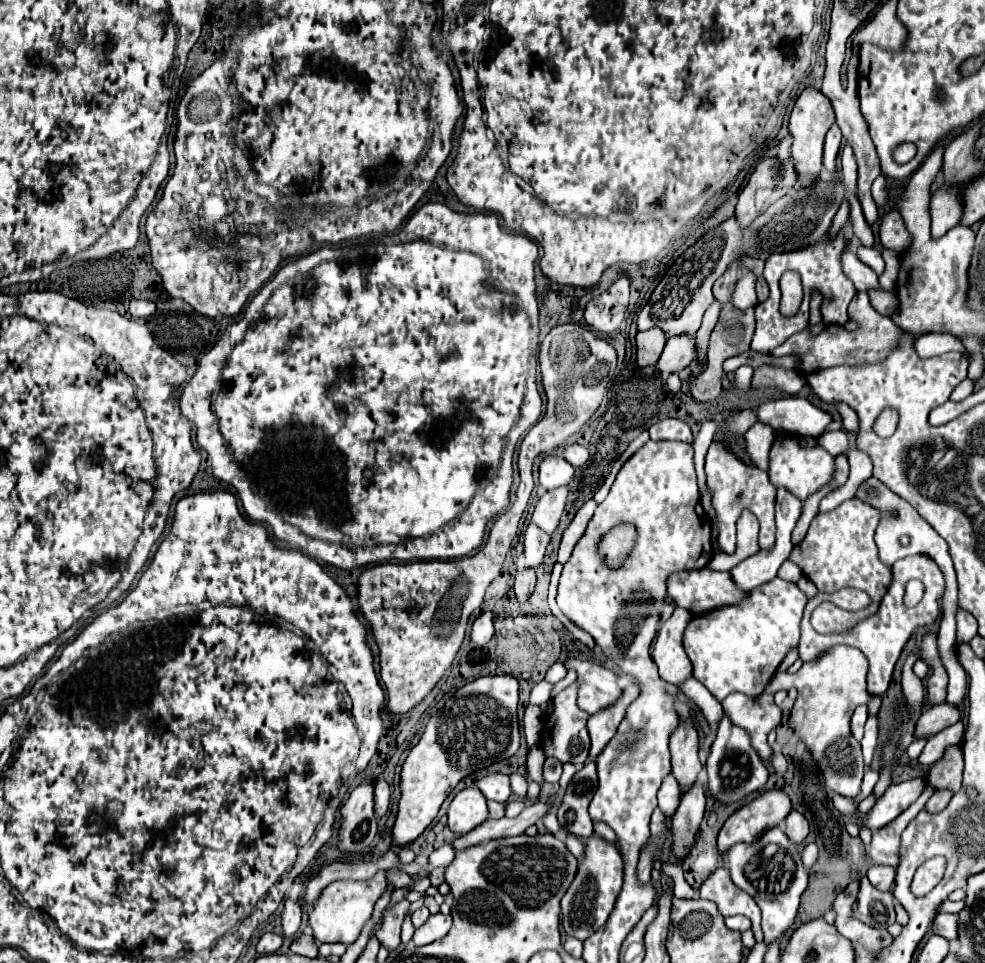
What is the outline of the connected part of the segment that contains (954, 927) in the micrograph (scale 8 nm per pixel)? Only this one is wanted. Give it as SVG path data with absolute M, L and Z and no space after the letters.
M940 914L932 922L932 932L944 936L946 940L958 940L958 916L956 914Z

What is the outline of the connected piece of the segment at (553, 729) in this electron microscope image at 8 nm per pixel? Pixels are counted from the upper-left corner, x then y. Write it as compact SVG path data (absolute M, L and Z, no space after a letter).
M570 684L568 688L564 688L562 692L556 694L556 698L552 700L552 712L546 716L546 728L548 728L548 740L540 740L544 756L546 758L558 758L562 764L570 762L576 768L582 768L586 758L588 758L588 750L590 750L590 740L588 740L588 714L584 710L578 708L576 704L576 692L578 692L580 684Z

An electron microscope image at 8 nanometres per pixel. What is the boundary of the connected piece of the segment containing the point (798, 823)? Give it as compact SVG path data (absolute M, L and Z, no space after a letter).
M792 810L788 816L786 816L786 836L792 840L792 842L796 842L796 844L800 844L806 836L808 836L808 820L800 814L800 812L796 812L796 810Z

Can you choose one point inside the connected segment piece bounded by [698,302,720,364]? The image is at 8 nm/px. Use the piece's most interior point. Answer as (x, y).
(710, 318)

